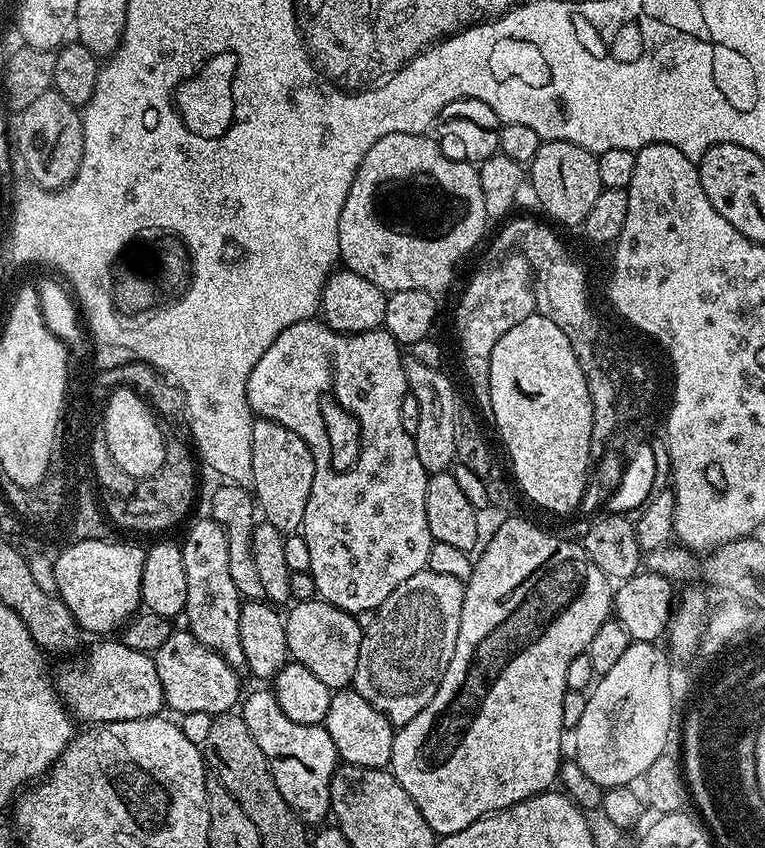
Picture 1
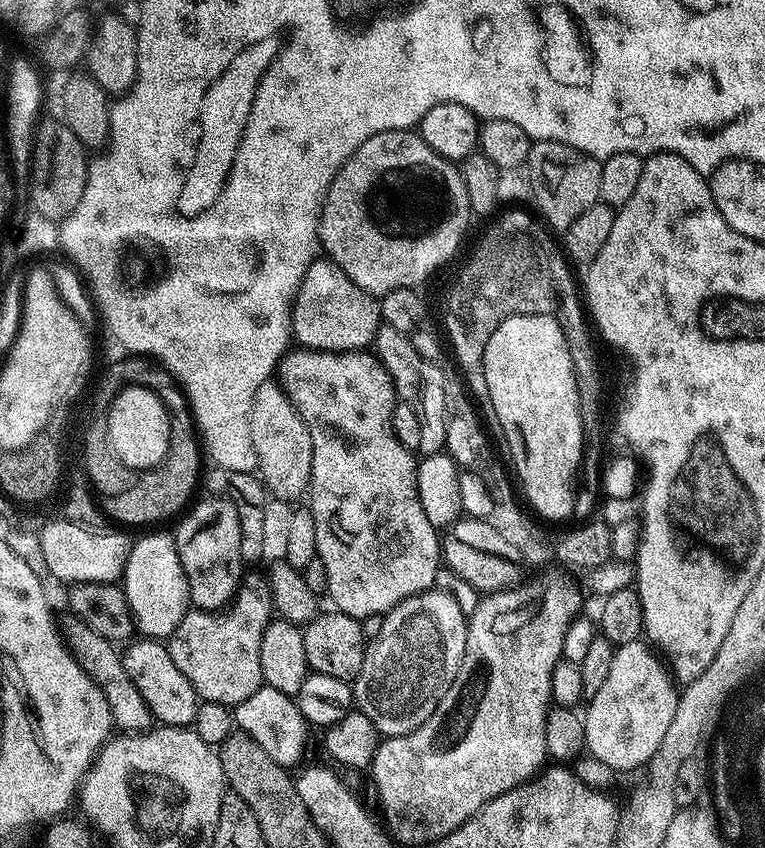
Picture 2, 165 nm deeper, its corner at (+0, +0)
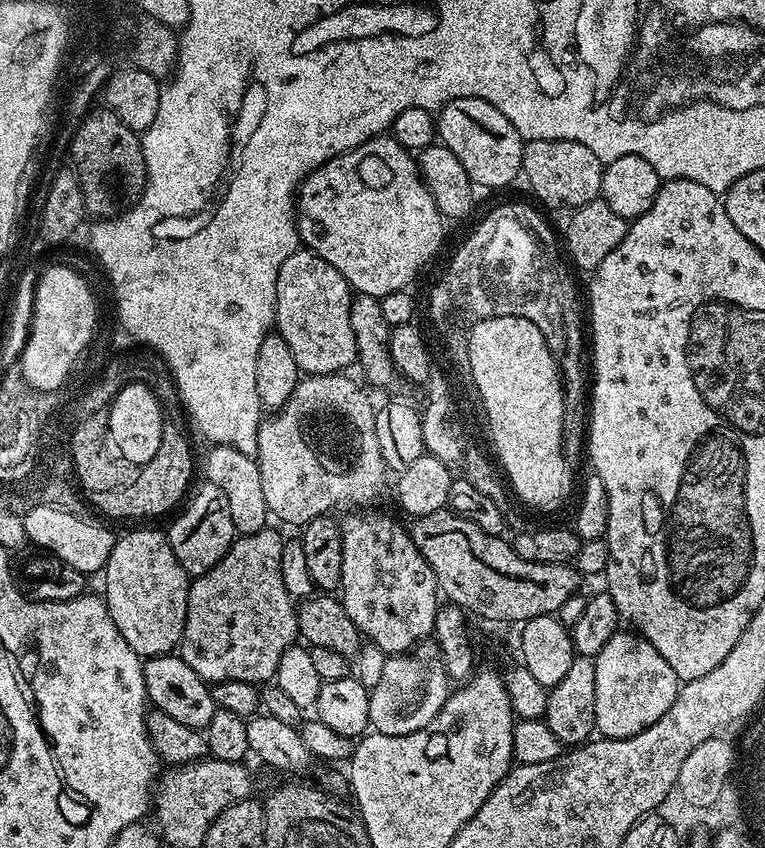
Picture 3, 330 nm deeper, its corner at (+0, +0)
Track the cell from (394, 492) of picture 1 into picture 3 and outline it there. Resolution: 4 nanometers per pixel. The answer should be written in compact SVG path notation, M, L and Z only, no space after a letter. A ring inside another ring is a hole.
M372 512L369 516L348 516L340 520L342 530L342 582L338 599L344 605L350 622L371 643L377 644L386 654L407 654L417 644L429 639L436 627L438 589L434 570L413 542L407 527L395 524L388 516Z

